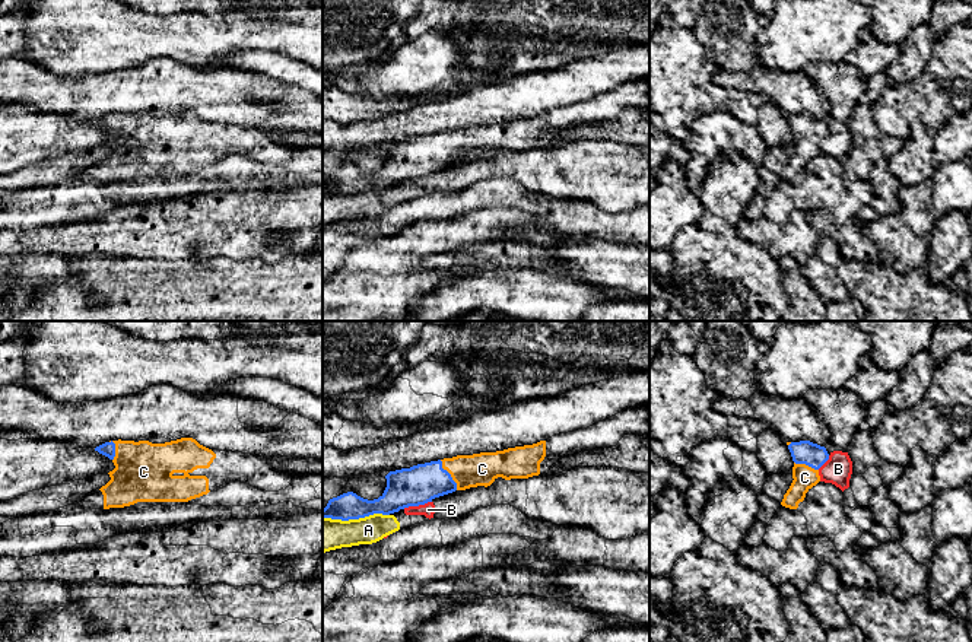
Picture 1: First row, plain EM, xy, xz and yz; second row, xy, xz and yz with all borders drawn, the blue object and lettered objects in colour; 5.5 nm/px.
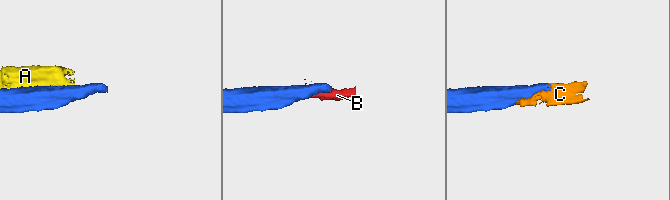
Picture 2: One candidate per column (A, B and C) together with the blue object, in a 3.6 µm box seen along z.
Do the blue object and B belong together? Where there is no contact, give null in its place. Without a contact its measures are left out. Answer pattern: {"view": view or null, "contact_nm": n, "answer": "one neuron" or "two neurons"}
{"view": "xz", "contact_nm": 170, "answer": "two neurons"}

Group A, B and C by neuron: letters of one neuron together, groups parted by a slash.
A B / C

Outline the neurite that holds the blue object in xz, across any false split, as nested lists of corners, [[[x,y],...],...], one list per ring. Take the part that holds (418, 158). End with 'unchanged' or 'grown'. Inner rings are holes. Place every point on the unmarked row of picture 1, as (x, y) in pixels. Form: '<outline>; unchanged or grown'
[[[649,79],[626,82],[587,102],[559,107],[533,118],[457,128],[390,144],[385,149],[387,160],[378,172],[368,174],[353,165],[343,166],[328,174],[323,191],[349,194],[374,187],[390,188],[455,163],[487,160],[498,150],[511,153],[555,149],[566,144],[559,140],[559,131],[616,120],[625,108],[649,112]]]; grown

